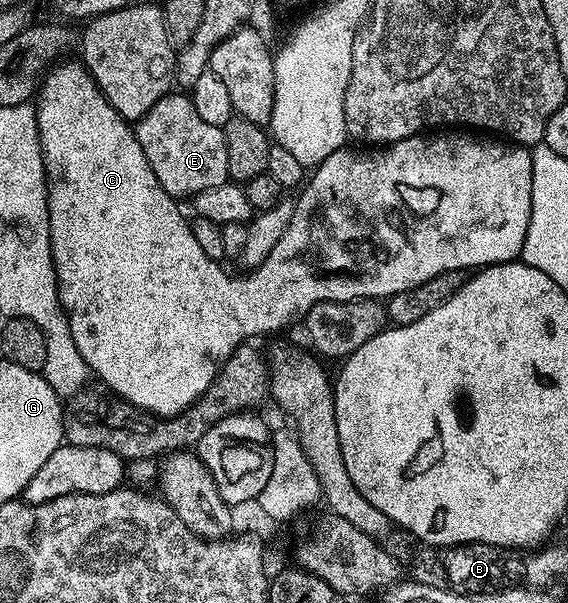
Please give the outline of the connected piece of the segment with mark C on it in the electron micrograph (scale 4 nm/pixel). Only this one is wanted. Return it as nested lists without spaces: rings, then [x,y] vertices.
[[[82,62],[67,63],[64,67],[55,65],[44,74],[41,80],[41,86],[37,92],[37,129],[39,130],[39,140],[41,141],[41,149],[43,150],[43,164],[47,170],[47,204],[49,205],[49,233],[51,234],[51,256],[53,257],[53,265],[55,266],[55,276],[57,277],[57,285],[59,286],[59,300],[63,306],[63,310],[67,312],[69,317],[69,330],[73,333],[73,341],[77,345],[77,353],[81,353],[81,357],[85,357],[90,374],[100,379],[102,386],[106,388],[112,396],[124,399],[126,403],[139,408],[140,411],[147,412],[148,415],[156,417],[170,417],[180,415],[186,407],[191,407],[198,399],[203,396],[209,389],[211,382],[217,377],[217,373],[222,369],[223,362],[233,354],[242,343],[254,340],[254,335],[271,335],[274,331],[279,331],[282,327],[290,325],[294,319],[302,320],[306,316],[309,309],[313,309],[313,305],[324,303],[325,301],[333,301],[334,303],[344,303],[345,301],[353,301],[354,299],[374,299],[376,301],[386,300],[388,297],[401,293],[405,289],[413,289],[417,285],[421,285],[425,281],[429,281],[429,277],[437,277],[437,273],[445,273],[446,271],[462,271],[466,272],[467,267],[470,269],[482,269],[491,266],[493,263],[509,263],[518,260],[523,253],[523,242],[527,236],[529,229],[529,217],[531,216],[531,194],[533,193],[533,161],[531,160],[531,151],[526,146],[512,143],[510,141],[495,141],[499,143],[486,143],[483,139],[474,139],[471,133],[420,133],[411,135],[408,139],[402,139],[396,143],[389,143],[380,146],[378,149],[359,149],[363,151],[350,151],[350,146],[344,145],[341,150],[335,151],[329,157],[325,157],[325,161],[321,161],[318,167],[314,168],[315,175],[306,180],[305,186],[298,192],[297,206],[293,213],[292,223],[285,230],[284,236],[281,237],[273,251],[266,257],[263,264],[259,267],[248,270],[243,275],[230,275],[222,266],[220,260],[205,257],[205,252],[201,250],[201,245],[197,245],[197,241],[193,238],[191,225],[188,216],[183,216],[179,212],[176,200],[169,194],[165,193],[165,189],[161,185],[161,181],[157,181],[157,177],[153,173],[153,169],[149,169],[149,161],[145,161],[145,153],[141,149],[141,145],[135,136],[135,128],[128,120],[119,116],[117,109],[113,109],[113,105],[109,105],[109,101],[101,93],[101,89],[95,84],[94,77],[87,72]]]

